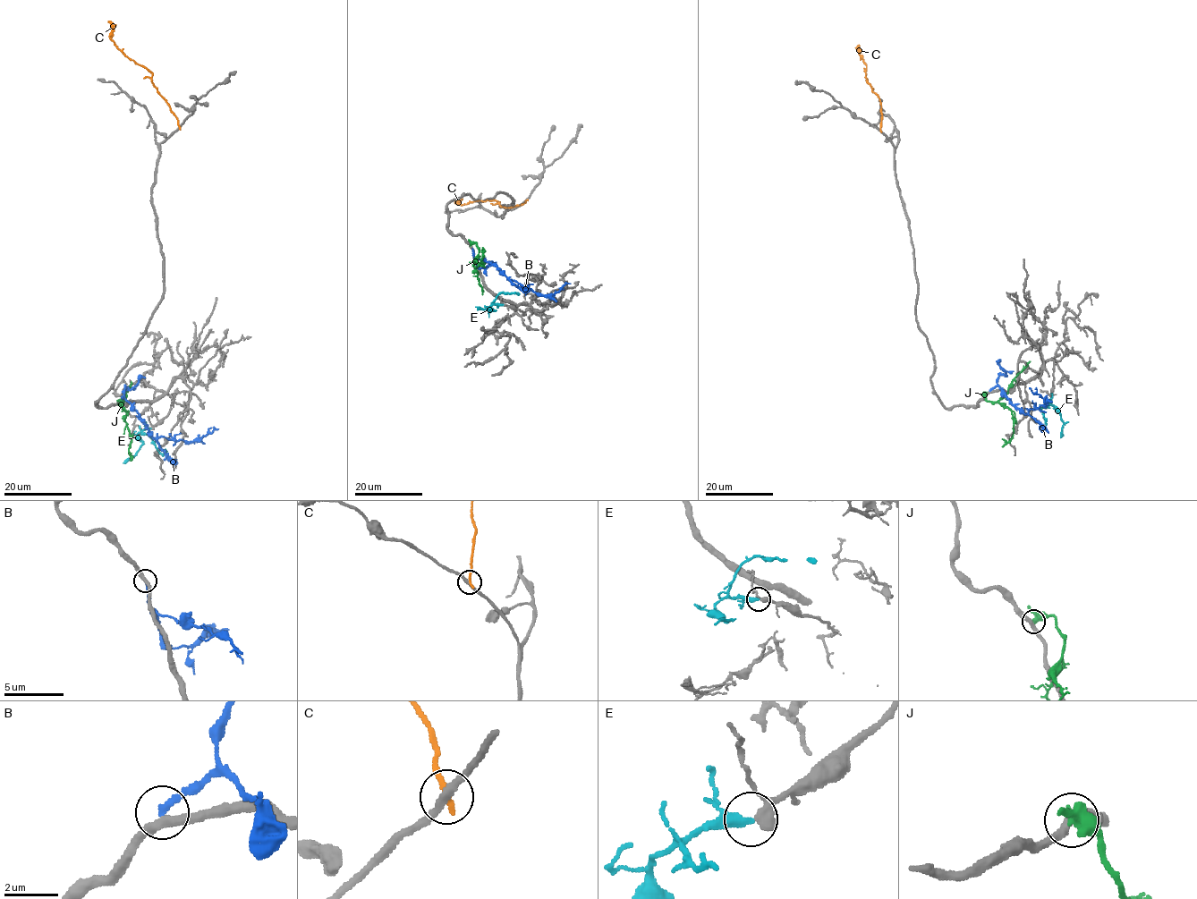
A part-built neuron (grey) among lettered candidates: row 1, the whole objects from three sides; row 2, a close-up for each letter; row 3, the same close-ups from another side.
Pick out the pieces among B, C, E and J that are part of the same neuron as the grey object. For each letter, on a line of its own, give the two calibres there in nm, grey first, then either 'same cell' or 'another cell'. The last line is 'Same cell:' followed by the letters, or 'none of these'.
B: calibres 320 and 200 nm; another cell
C: calibres 280 and 200 nm; another cell
E: calibres 320 and 280 nm; same cell
J: calibres 320 and 460 nm; another cell
Same cell: E

